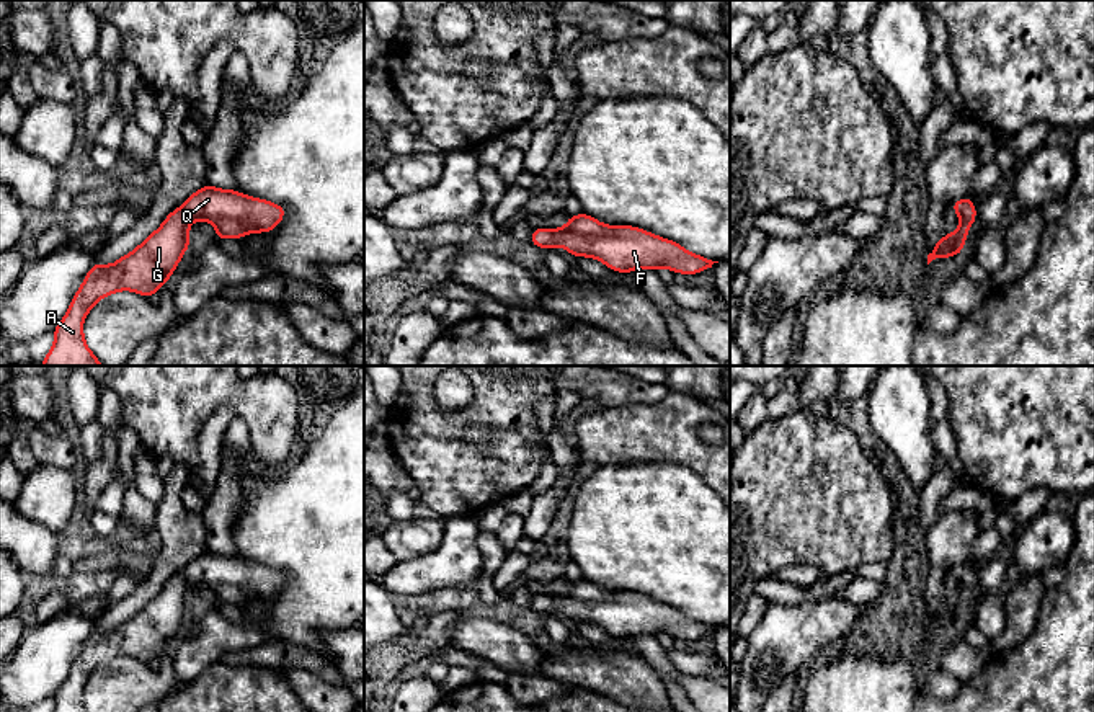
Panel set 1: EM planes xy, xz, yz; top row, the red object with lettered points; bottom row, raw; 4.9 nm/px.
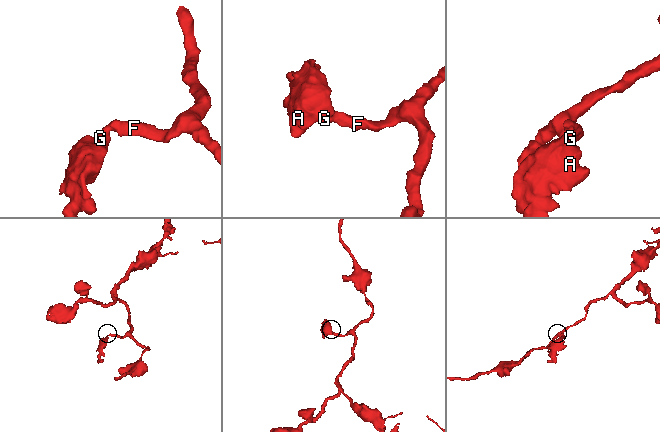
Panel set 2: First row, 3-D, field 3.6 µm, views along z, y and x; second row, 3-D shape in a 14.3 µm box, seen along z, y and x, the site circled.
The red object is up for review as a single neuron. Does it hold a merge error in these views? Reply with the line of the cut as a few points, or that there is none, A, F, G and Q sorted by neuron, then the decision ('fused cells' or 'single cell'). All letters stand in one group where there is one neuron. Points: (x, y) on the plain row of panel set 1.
no cut; A F G Q; single cell

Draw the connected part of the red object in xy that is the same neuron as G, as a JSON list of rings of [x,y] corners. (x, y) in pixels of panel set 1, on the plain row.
[[[206,550],[181,573],[171,576],[163,590],[131,619],[114,630],[91,632],[54,696],[52,712],[87,712],[83,684],[100,665],[118,656],[132,656],[144,663],[157,660],[189,614],[191,586],[211,588],[216,593],[216,604],[220,606],[269,598],[278,593],[284,580],[281,570]]]

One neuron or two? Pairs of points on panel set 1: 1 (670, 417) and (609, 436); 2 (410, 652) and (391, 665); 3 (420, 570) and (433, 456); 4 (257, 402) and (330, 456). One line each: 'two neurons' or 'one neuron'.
1: one neuron
2: one neuron
3: two neurons
4: two neurons

